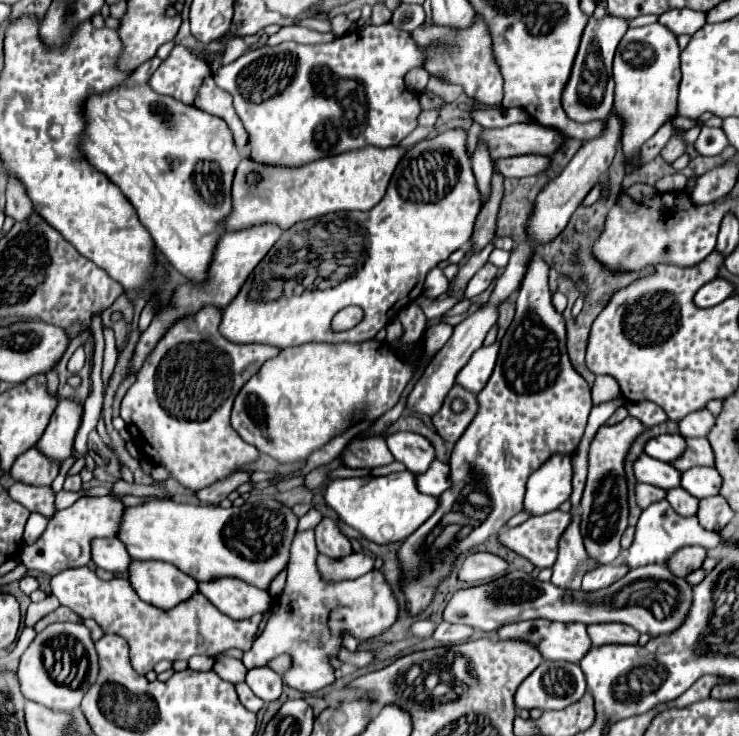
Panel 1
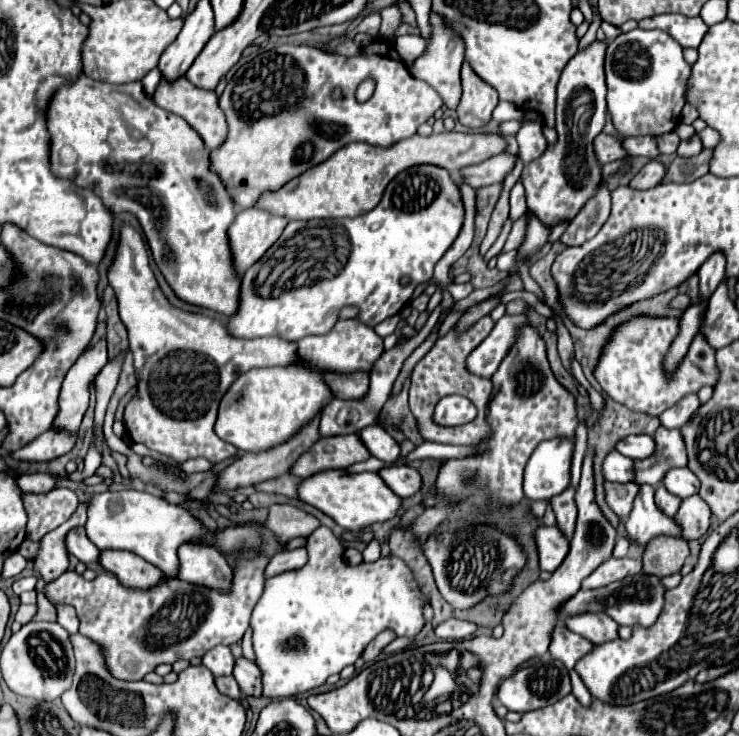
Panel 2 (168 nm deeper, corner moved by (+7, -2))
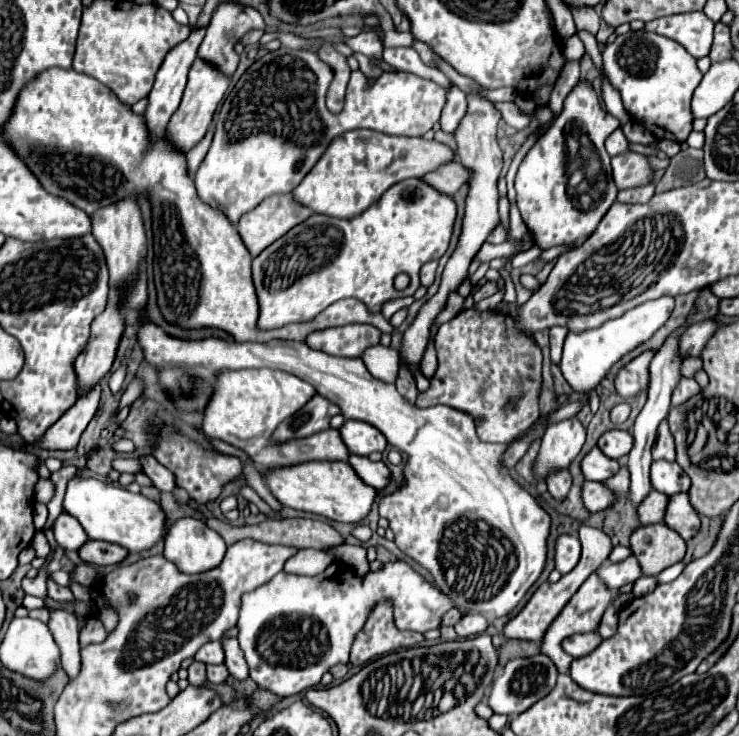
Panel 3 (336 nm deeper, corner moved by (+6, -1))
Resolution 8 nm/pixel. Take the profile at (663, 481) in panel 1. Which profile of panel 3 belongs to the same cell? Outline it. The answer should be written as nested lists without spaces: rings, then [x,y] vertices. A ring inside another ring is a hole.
[[[592,449],[584,459],[582,459],[582,473],[590,481],[608,481],[614,473],[618,473],[620,463],[616,459],[606,457],[600,449]]]

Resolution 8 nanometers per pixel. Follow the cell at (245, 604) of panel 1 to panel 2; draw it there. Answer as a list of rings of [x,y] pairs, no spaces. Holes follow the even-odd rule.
[[[187,542],[181,546],[181,550],[177,550],[177,556],[181,558],[181,570],[177,578],[183,582],[221,590],[231,586],[231,564],[223,554],[217,554],[213,546],[205,546],[205,542]]]

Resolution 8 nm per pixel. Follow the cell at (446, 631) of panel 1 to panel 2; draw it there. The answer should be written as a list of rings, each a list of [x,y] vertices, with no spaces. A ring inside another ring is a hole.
[[[447,620],[435,628],[435,634],[441,640],[465,640],[475,632],[477,632],[477,624],[465,620]]]

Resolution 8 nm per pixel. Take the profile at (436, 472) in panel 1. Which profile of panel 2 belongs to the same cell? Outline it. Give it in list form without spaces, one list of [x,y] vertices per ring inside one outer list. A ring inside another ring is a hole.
[[[391,464],[385,466],[377,472],[381,476],[381,480],[401,498],[407,498],[411,494],[415,494],[421,488],[421,476],[417,470],[409,468],[409,466],[399,466],[399,464]]]

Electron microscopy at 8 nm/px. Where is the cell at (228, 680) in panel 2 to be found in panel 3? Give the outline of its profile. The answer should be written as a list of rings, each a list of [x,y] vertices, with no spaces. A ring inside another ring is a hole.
[[[208,665],[208,681],[212,685],[220,685],[220,683],[226,683],[226,679],[230,677],[226,665]]]

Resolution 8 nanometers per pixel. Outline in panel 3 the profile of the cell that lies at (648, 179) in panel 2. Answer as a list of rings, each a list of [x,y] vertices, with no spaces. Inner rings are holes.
[[[654,183],[642,185],[642,187],[632,187],[632,189],[622,189],[618,193],[618,201],[622,203],[646,203],[654,195]]]

